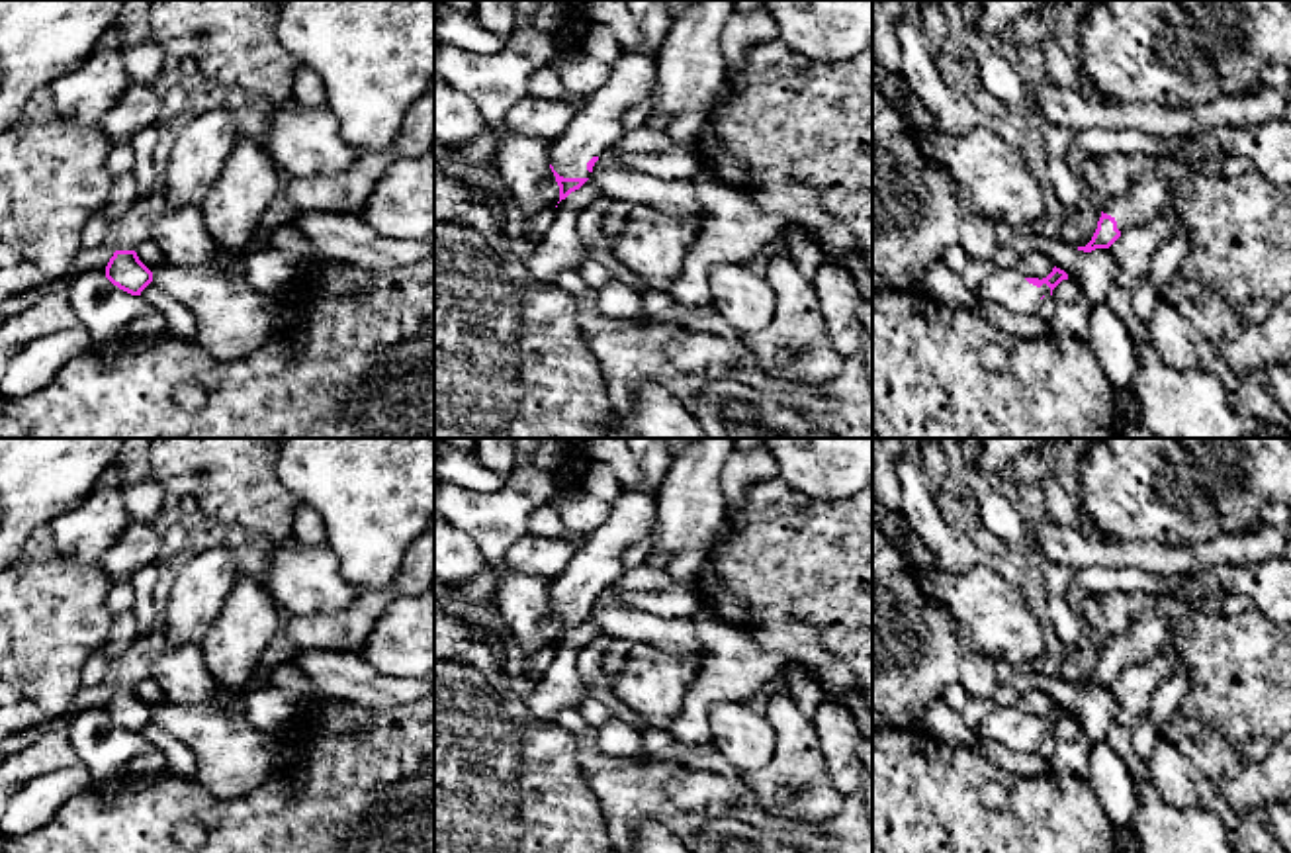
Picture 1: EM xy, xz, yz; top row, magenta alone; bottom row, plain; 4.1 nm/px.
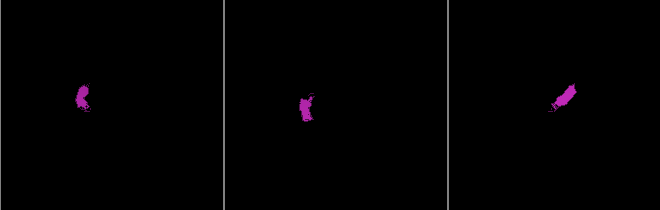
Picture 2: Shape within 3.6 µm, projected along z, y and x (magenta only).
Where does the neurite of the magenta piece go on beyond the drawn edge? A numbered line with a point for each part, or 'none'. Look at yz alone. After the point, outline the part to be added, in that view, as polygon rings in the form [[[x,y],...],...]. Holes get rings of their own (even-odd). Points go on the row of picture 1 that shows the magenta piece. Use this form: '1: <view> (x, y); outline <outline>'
1: yz (1149, 196); outline [[[1144,172],[1123,196],[1103,203],[1103,213],[1117,221],[1121,233],[1148,225],[1170,205],[1172,190],[1160,172]]]
2: yz (1008, 288); outline [[[1017,268],[990,272],[976,290],[978,299],[994,301],[1005,309],[1035,315],[1043,295],[1048,295],[1050,288],[1029,284]]]

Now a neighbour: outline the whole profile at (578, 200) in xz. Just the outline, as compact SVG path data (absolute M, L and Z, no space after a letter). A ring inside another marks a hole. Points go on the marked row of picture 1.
M589 178L579 190L557 203L554 223L544 233L540 245L524 260L528 272L538 282L556 282L561 270L577 270L587 258L575 223L577 213L599 196L602 196L601 188Z

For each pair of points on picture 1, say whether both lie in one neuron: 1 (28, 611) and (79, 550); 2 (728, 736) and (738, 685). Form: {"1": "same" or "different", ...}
{"1": "different", "2": "different"}

